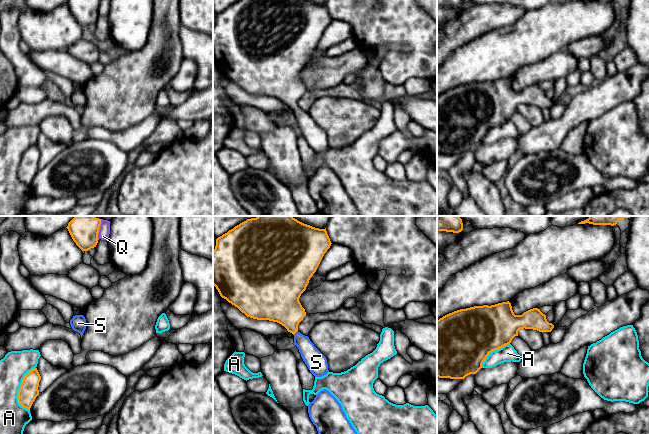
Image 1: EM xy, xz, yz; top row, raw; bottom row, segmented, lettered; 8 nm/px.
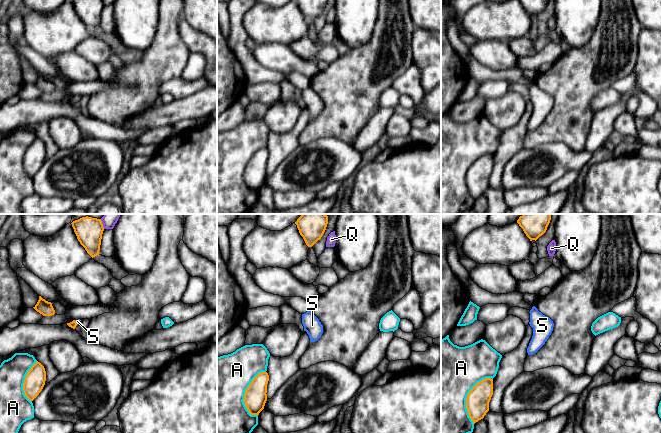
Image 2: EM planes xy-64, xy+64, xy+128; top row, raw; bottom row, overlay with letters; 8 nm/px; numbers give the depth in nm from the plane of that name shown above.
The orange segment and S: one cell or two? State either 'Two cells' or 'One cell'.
One cell

